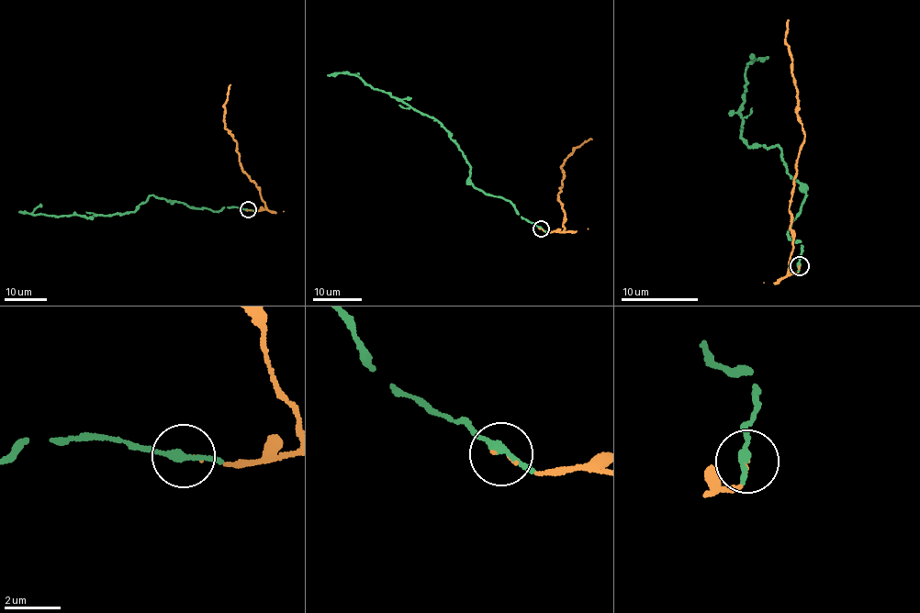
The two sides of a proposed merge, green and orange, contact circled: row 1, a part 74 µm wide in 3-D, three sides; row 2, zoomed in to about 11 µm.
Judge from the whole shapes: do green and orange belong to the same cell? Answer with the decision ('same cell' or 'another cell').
same cell

